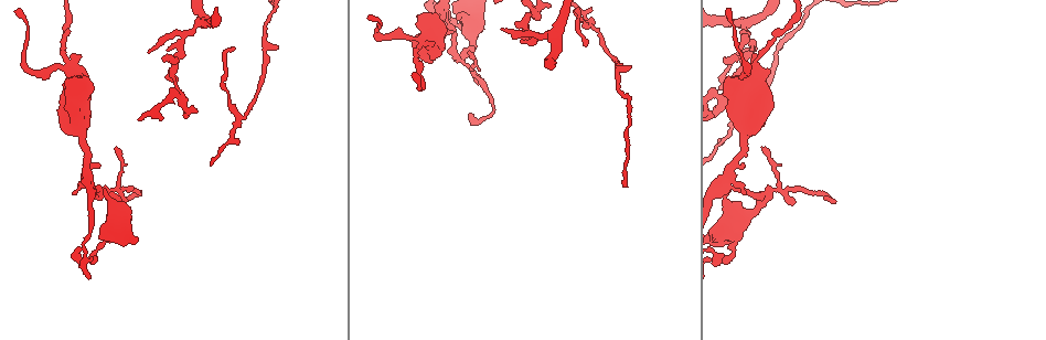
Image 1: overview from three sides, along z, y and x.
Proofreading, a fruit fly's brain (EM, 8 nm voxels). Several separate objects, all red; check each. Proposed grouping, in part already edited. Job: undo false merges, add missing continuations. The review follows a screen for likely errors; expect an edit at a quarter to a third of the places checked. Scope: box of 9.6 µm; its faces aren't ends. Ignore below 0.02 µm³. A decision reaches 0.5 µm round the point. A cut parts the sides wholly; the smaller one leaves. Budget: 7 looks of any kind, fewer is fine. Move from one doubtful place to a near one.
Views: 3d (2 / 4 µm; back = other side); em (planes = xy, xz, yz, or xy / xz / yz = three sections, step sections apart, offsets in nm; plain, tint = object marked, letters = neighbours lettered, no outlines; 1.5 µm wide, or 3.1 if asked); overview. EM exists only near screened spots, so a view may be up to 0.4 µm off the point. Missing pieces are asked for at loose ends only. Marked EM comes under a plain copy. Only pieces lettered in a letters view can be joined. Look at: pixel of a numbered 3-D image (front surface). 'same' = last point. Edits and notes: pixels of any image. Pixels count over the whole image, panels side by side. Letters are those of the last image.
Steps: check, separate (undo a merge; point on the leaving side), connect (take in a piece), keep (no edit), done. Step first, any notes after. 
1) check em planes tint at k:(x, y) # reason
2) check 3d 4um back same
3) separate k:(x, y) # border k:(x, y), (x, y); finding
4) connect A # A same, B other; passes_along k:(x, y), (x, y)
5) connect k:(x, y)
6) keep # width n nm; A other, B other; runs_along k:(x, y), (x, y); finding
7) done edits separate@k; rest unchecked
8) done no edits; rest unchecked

check em xz step 8 letters at 1:(531, 12) # thin end

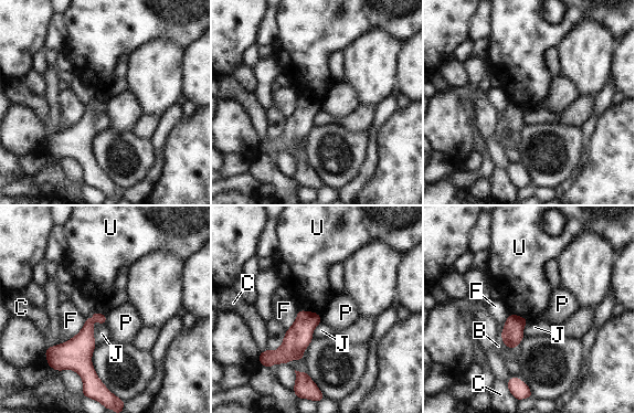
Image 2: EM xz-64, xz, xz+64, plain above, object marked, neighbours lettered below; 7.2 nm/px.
check em planes letters same # another direction

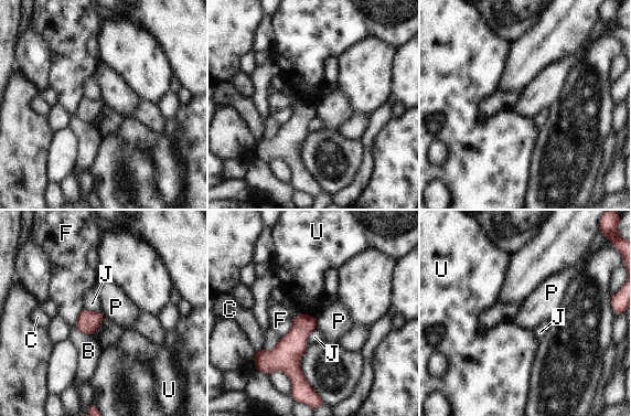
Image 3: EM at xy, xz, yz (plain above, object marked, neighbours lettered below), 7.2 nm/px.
keep # width 150 nm; B other, C other, F other, J other, P other, U other; border 3:(312, 316), (316, 329); none of them fits

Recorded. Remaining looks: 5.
check 3d 4um at 1:(757, 48) # branch stops here

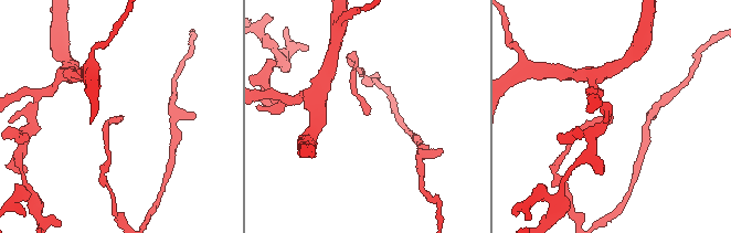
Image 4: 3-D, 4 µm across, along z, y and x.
check em xy step 4 tint at 4:(367, 113) # need the tissue

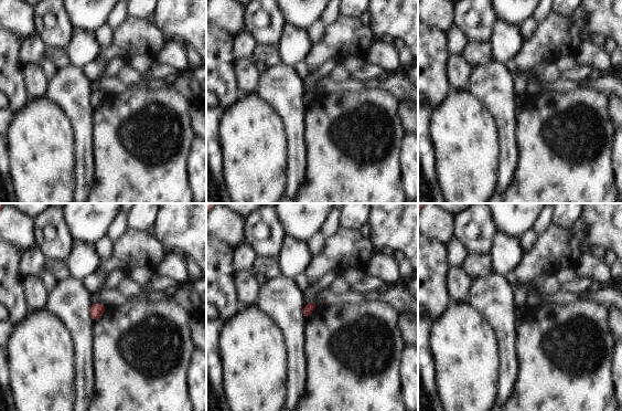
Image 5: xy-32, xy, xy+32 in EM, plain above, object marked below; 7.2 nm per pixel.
check em xy step 4 letters same # what lies round it

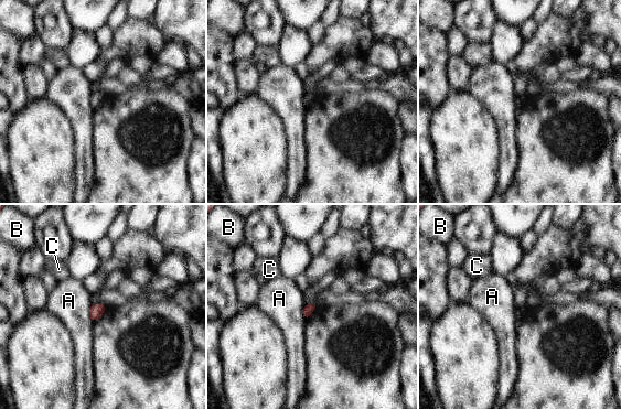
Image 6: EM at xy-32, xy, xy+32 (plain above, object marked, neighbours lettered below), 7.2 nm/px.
keep # width 70 nm; A other, B other, C other; border 6:(90, 304), (89, 319), (93, 322); no lettered piece goes on from it

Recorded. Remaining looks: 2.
check em xz step 4 letters at 1:(460, 52)

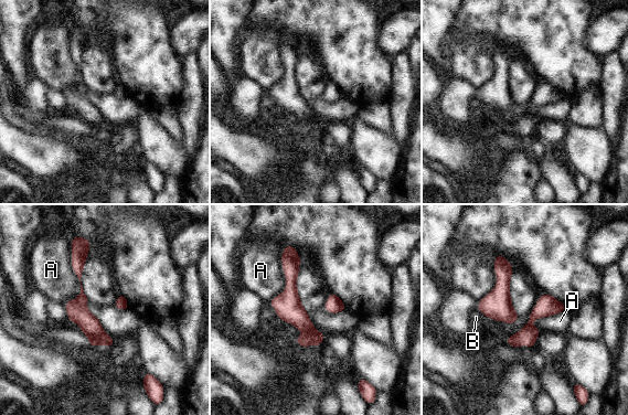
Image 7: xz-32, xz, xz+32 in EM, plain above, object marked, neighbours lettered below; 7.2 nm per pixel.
separate 7:(317, 337) # width 100 nm; A other, B other; part_leaving 7:(562, 308), (540, 310), (512, 342); a second neuron is stuck on

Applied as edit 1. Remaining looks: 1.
done edits separate@7; rest unchecked

